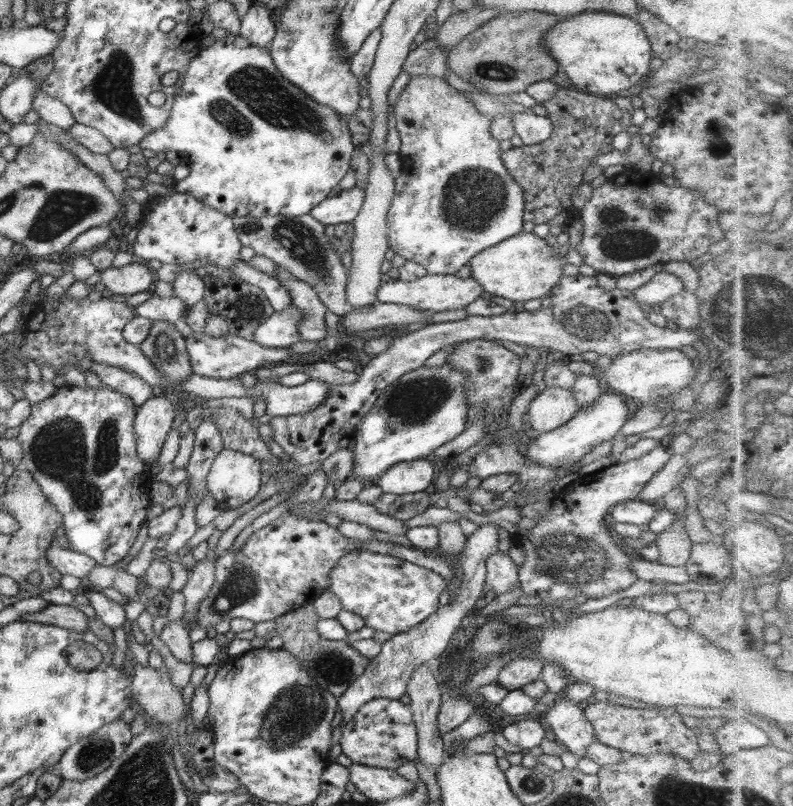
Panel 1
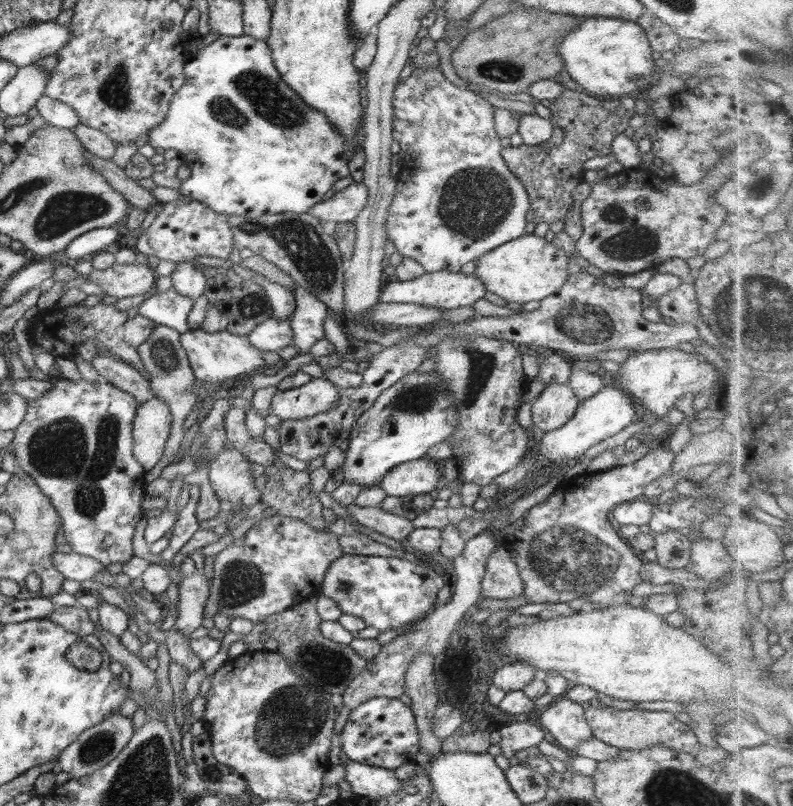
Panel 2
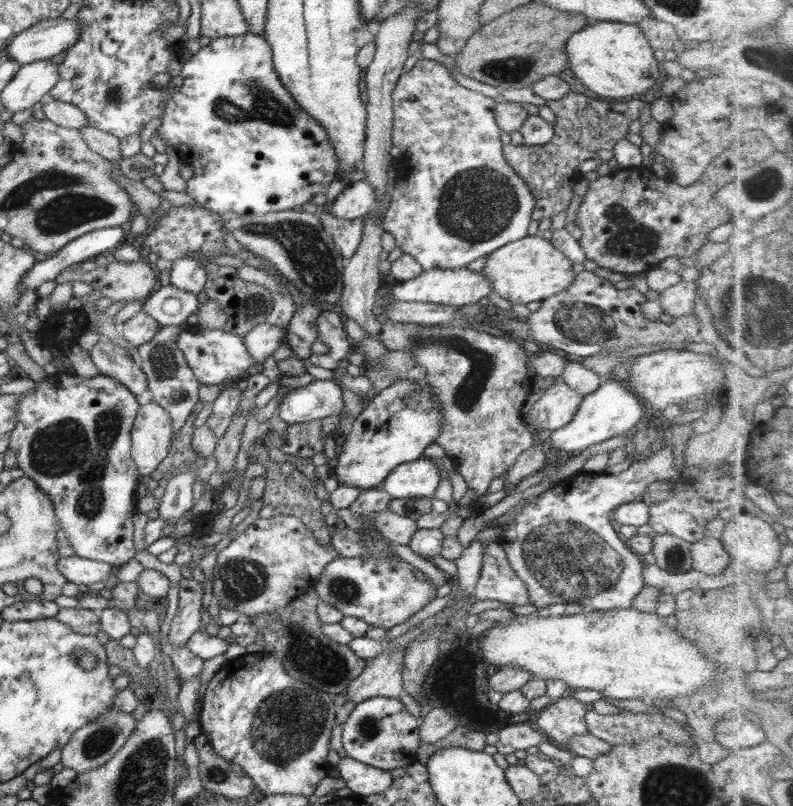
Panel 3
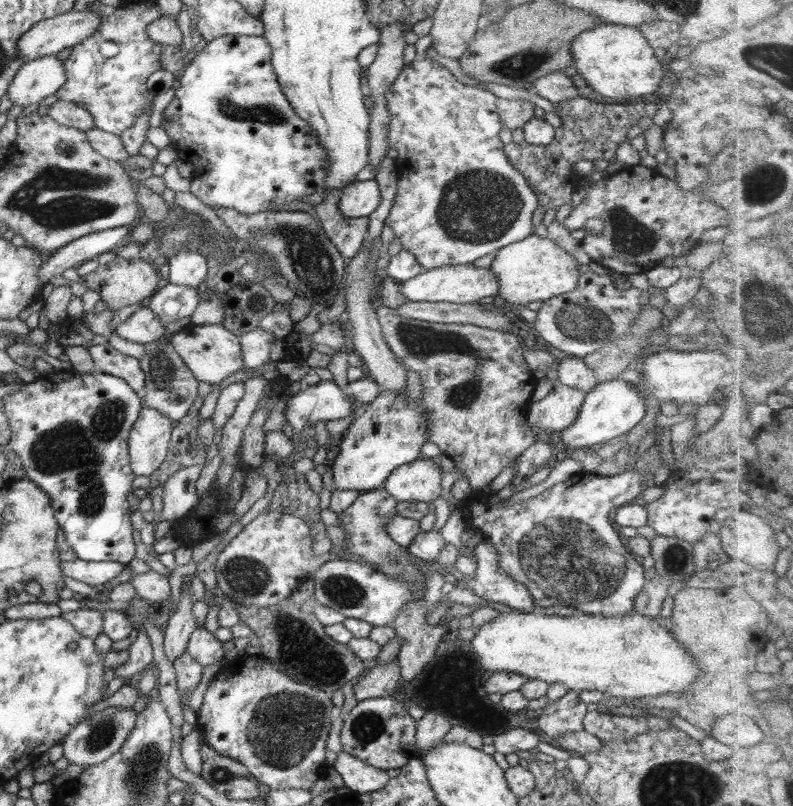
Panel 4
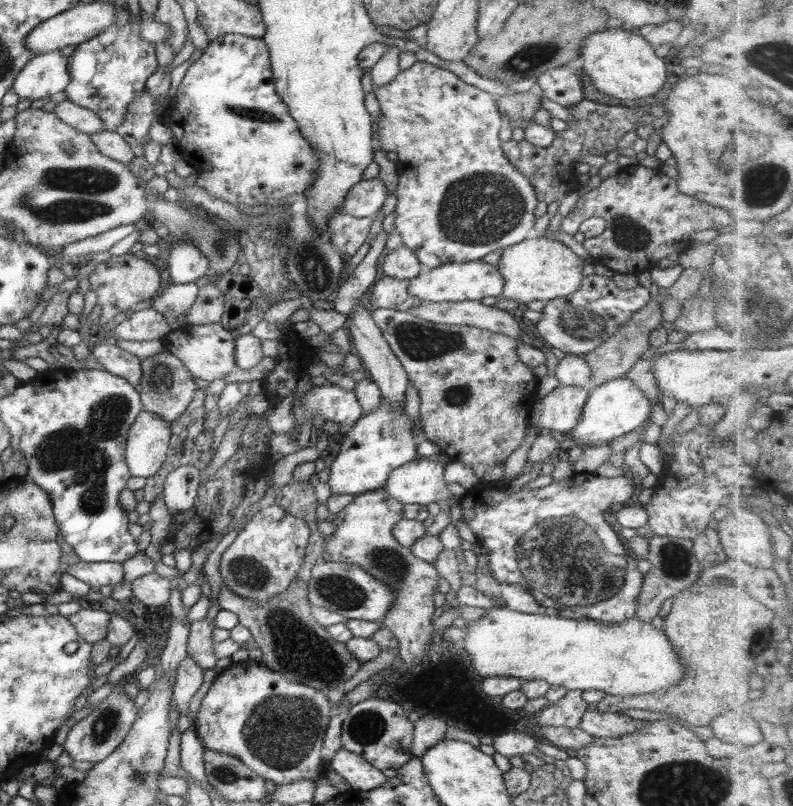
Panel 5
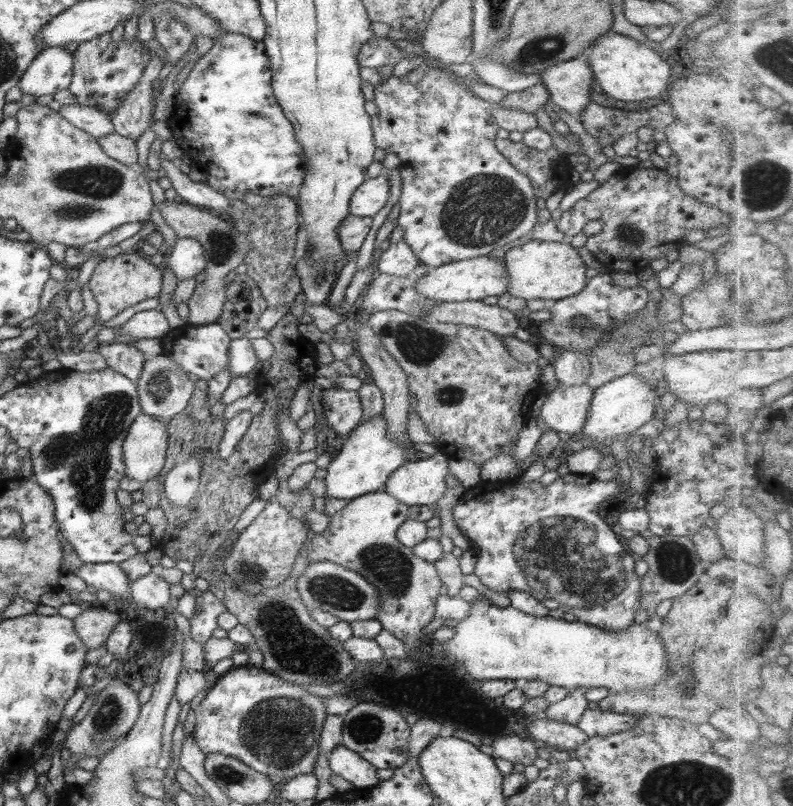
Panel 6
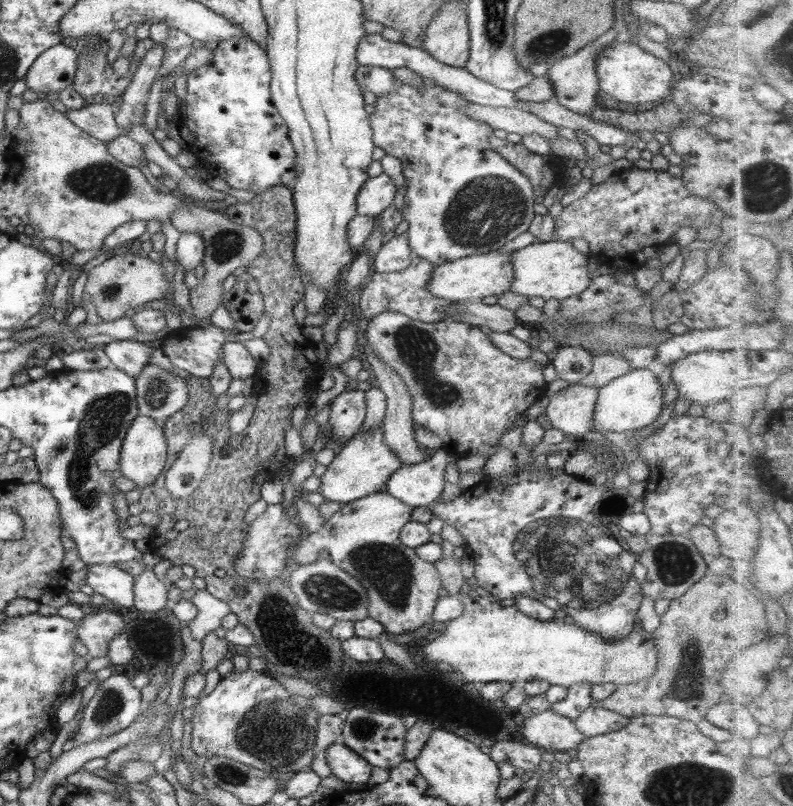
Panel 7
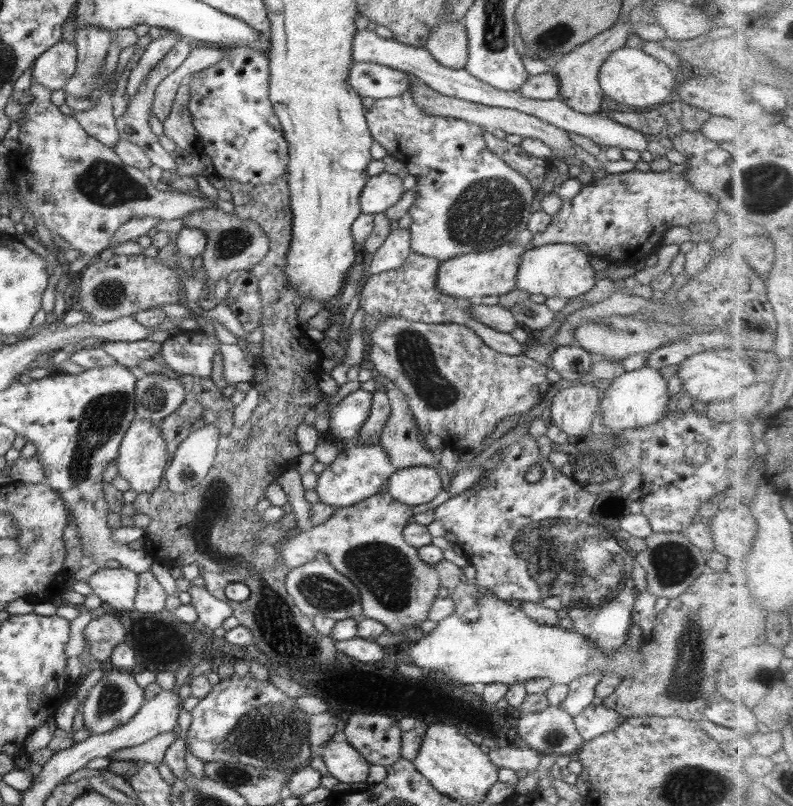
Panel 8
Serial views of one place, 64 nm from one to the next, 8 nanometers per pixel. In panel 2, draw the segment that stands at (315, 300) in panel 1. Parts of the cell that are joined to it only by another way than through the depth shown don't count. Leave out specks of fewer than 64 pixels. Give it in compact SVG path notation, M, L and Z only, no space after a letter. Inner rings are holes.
M298 284L294 285L293 295L295 296L295 311L290 319L293 344L300 348L300 354L306 354L315 342L322 340L325 336L323 324L328 316L328 307L312 291L307 291L307 288Z

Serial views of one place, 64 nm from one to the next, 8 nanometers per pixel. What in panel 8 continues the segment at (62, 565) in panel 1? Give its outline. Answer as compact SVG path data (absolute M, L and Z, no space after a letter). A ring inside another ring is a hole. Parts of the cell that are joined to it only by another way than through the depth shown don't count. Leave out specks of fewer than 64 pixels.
M122 566L101 567L90 576L87 583L93 593L103 602L118 610L134 610L138 590L138 577L135 572Z

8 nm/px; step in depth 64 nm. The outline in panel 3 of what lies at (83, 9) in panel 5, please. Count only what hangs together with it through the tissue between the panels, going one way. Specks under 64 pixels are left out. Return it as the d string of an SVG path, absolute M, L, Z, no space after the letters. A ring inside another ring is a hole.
M62 16L38 22L7 42L6 52L19 66L49 60L58 56L82 38L76 17L66 20Z

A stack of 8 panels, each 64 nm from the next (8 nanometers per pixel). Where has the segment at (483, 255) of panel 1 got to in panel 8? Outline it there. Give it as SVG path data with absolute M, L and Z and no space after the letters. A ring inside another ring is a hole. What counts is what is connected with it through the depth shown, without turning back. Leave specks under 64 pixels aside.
M550 243L544 246L530 246L523 252L516 275L516 288L528 294L542 294L550 298L577 298L588 292L600 276L590 265L591 255L585 254L577 245Z

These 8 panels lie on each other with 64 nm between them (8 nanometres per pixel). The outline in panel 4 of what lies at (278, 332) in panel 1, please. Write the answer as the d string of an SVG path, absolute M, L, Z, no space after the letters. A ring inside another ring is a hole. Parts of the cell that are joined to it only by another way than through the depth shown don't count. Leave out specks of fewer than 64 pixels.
M260 327L239 336L242 364L246 369L260 369L270 359L270 348L275 336Z

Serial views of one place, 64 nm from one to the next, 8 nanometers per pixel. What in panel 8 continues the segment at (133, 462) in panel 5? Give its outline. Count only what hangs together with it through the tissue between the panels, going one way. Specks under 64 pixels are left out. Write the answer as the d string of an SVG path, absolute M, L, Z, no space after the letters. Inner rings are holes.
M135 417L124 439L120 442L116 457L118 476L130 483L130 490L137 494L150 494L162 482L162 472L168 466L167 445L160 434L160 428L146 418Z

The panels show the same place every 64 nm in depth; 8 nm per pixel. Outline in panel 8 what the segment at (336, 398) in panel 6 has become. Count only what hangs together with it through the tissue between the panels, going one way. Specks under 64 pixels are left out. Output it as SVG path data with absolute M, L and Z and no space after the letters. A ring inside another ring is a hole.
M359 389L355 392L348 391L347 395L346 398L342 398L342 400L334 406L331 412L331 428L335 438L349 444L356 441L364 422L366 422L368 416L370 416L370 408L372 408L372 393Z

